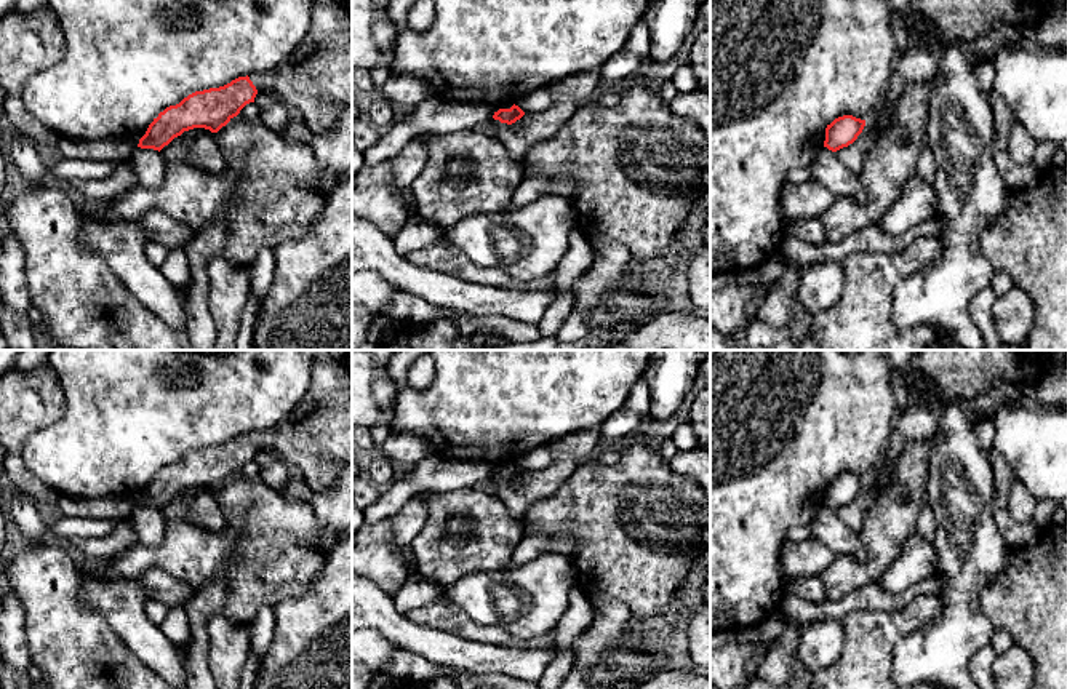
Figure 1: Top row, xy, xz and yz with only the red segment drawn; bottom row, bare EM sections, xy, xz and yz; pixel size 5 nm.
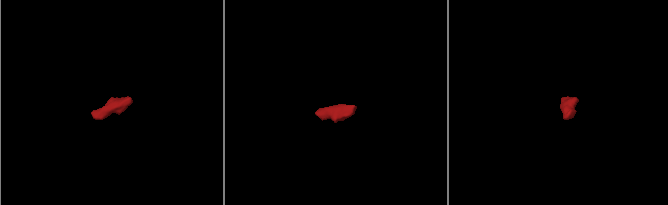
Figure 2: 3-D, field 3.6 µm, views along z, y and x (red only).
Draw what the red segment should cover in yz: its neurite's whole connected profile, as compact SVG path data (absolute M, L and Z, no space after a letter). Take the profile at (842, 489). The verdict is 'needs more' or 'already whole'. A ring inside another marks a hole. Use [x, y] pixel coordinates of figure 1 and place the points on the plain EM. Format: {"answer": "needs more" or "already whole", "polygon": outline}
{"answer": "already whole", "polygon": "M843 473L835 476L825 486L824 505L827 505L832 510L848 505L857 497L864 484L865 478L856 476L853 473Z"}

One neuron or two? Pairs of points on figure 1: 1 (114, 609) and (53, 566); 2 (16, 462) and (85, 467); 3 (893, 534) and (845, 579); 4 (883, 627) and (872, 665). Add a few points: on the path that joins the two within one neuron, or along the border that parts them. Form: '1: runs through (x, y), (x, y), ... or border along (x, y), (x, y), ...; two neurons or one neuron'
1: border along (79, 569), (79, 600), (103, 616); two neurons
2: border along (39, 429), (26, 438), (23, 461), (53, 488); two neurons
3: runs through (882, 549), (880, 555), (859, 574); one neuron
4: runs through (874, 637), (872, 656); one neuron

